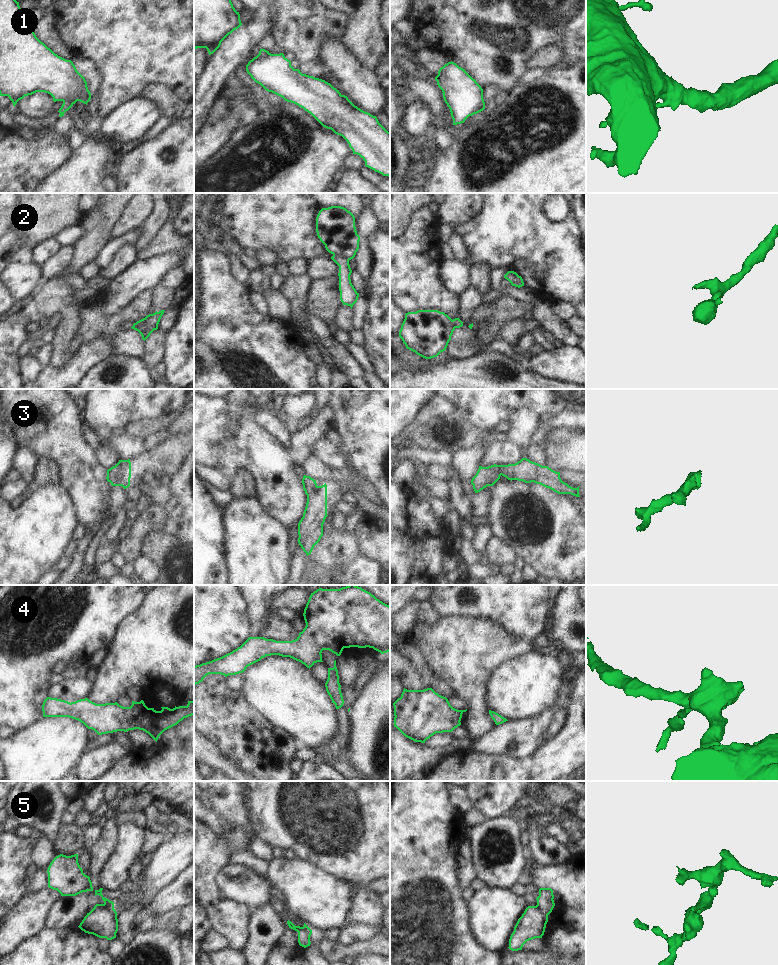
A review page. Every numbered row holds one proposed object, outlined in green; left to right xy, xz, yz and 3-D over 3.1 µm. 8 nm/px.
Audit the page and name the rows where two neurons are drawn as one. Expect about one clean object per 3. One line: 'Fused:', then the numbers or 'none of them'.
Fused: 1, 2, 4, 5

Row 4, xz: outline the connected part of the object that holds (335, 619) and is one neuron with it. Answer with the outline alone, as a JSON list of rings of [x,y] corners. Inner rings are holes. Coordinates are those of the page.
[[[356,585],[340,589],[319,588],[311,593],[304,609],[305,628],[292,641],[276,641],[264,637],[249,637],[240,647],[212,661],[194,666],[194,685],[209,674],[225,677],[243,673],[246,668],[266,656],[279,655],[301,662],[307,668],[320,662],[323,650],[340,656],[344,648],[373,648],[381,654],[390,651],[390,606]]]

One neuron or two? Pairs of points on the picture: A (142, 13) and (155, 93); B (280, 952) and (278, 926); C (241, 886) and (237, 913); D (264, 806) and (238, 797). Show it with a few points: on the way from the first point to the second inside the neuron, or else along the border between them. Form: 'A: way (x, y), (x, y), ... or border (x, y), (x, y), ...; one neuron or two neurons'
A: border (176, 93), (166, 85), (151, 84), (142, 95); two neurons
B: border (278, 944), (270, 954); two neurons
C: border (226, 898), (247, 904), (255, 909); two neurons
D: border (246, 791), (246, 803), (251, 821); two neurons

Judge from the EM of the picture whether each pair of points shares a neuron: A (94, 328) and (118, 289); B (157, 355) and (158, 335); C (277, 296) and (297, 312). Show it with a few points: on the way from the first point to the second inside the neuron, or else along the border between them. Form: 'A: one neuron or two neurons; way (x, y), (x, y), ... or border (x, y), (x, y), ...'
A: two neurons; border (104, 293), (107, 314), (118, 313), (128, 304)
B: one neuron; way (157, 350), (157, 340)
C: two neurons; border (280, 290), (291, 304), (291, 317), (288, 320)

